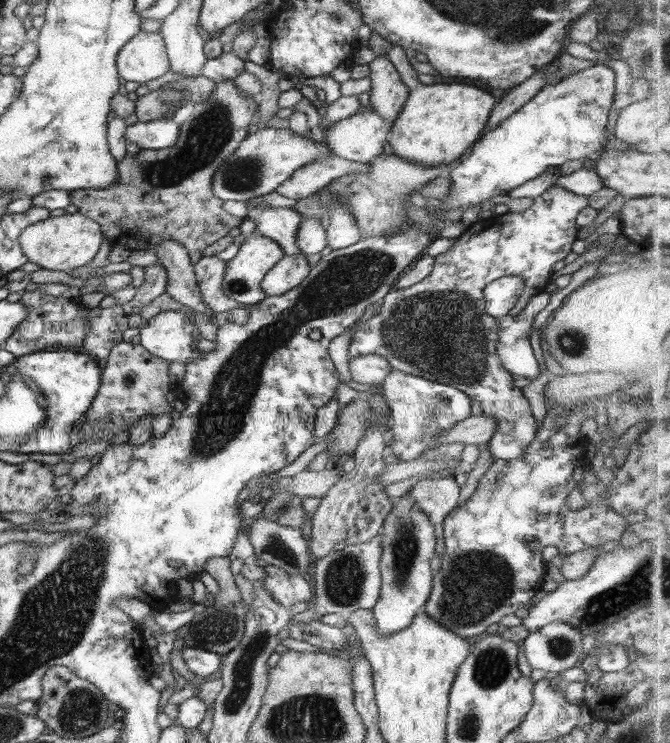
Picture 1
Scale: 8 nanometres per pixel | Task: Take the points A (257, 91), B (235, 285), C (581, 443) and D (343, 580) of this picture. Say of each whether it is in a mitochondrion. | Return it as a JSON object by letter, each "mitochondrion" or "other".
{"A":"other","B":"mitochondrion","C":"other","D":"mitochondrion"}

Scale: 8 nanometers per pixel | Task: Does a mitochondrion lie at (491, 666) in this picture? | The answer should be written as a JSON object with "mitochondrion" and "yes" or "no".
{"mitochondrion":"yes"}

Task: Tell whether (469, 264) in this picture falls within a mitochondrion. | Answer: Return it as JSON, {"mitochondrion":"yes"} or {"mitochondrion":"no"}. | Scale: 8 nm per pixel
{"mitochondrion":"no"}

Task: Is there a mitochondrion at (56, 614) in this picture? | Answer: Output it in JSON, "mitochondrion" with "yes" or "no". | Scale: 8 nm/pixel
{"mitochondrion":"yes"}

